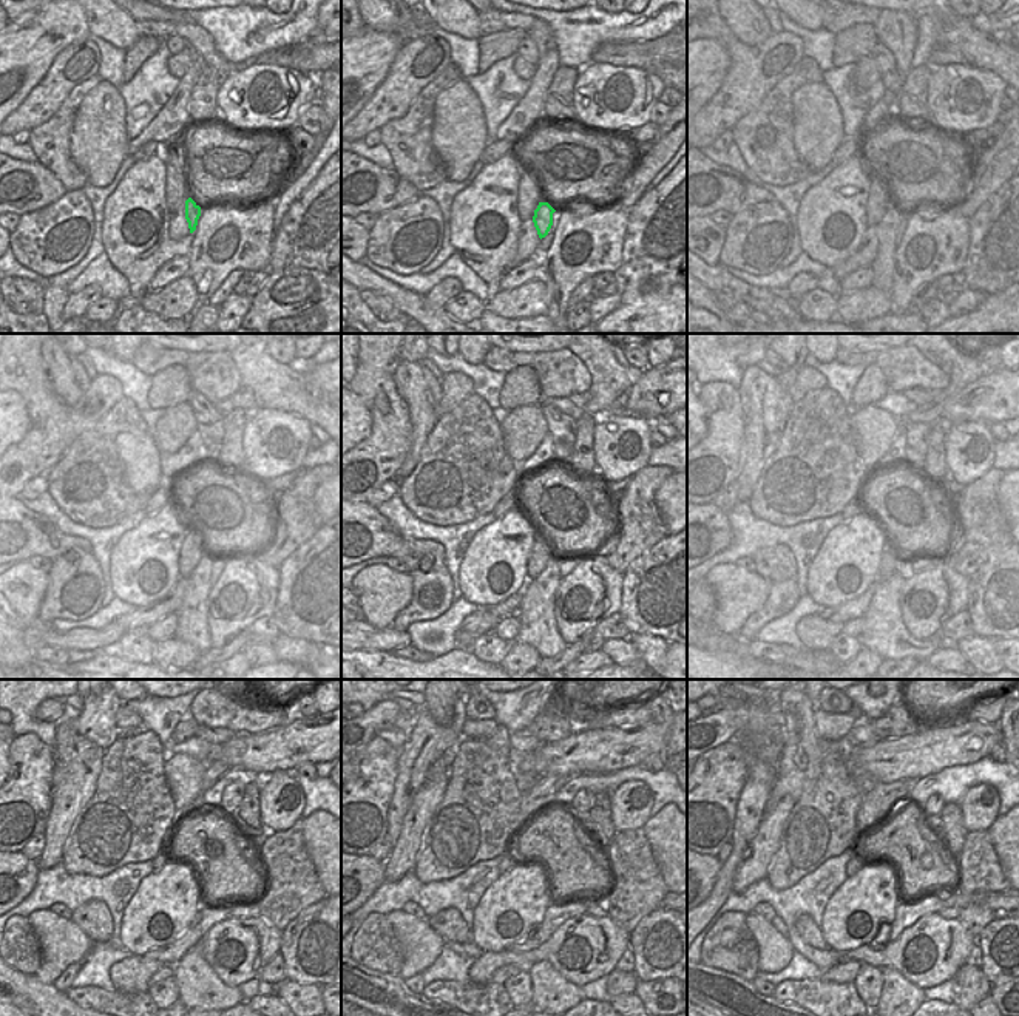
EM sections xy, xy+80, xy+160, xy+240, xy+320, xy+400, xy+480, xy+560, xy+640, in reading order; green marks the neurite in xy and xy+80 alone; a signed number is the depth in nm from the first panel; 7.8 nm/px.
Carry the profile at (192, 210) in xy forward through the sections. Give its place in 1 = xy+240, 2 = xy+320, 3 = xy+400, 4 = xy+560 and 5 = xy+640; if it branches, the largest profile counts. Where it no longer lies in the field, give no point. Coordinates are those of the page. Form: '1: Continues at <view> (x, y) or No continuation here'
1: Continues at xy+240 (192, 627)
2: Continues at xy+320 (538, 629)
3: Continues at xy+400 (883, 632)
4: Continues at xy+560 (550, 993)
5: Continues at xy+640 (897, 993)

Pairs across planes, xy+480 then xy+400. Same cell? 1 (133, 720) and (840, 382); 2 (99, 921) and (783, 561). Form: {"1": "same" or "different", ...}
{"1": "different", "2": "same"}

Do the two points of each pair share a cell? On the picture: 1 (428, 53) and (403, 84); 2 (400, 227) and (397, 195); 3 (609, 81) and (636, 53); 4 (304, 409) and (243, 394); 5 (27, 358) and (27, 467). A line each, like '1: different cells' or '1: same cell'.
1: same cell
2: different cells
3: different cells
4: different cells
5: same cell

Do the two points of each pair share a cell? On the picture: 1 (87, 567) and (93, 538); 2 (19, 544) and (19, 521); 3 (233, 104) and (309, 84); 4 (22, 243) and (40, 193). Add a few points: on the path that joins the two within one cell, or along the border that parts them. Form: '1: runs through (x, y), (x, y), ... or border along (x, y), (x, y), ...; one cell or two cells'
1: border along (90, 553), (101, 570), (105, 587); two cells
2: runs through (19, 538), (19, 527); one cell
3: runs through (253, 111), (270, 116), (289, 110), (292, 104); one cell
4: border along (65, 192), (53, 203), (19, 216); two cells

